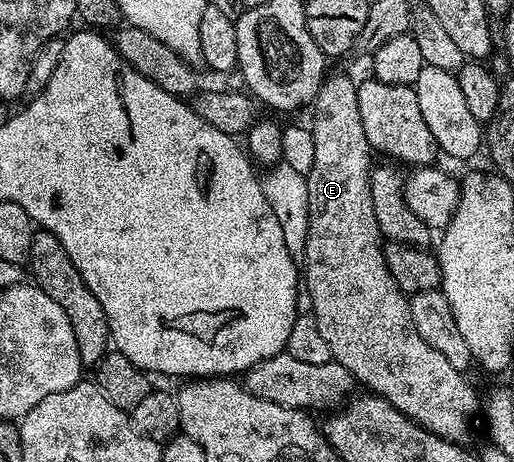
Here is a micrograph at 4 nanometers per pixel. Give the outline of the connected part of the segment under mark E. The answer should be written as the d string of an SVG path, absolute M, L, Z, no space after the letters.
M336 73L325 76L324 81L320 84L320 89L316 93L315 101L311 102L312 122L310 128L314 139L314 165L307 173L308 179L308 198L310 199L310 223L308 224L308 234L306 235L306 247L304 248L304 259L302 262L302 283L306 287L310 287L310 299L312 300L312 318L318 323L318 332L322 334L322 339L326 339L326 344L330 346L332 352L332 360L337 361L342 367L346 367L346 371L350 371L350 375L357 382L364 384L365 390L371 391L376 396L386 399L395 407L402 415L406 415L410 420L421 425L423 429L429 429L434 435L438 435L442 439L452 441L455 445L467 446L468 440L472 437L472 424L478 421L478 414L482 409L482 401L476 397L476 389L467 381L465 374L455 369L453 364L445 359L439 351L434 351L434 347L430 347L430 343L426 343L426 339L422 339L422 335L418 335L418 327L414 327L414 319L410 315L410 307L408 306L409 298L398 287L398 283L394 283L394 275L390 275L390 271L386 267L386 259L384 258L384 246L382 244L382 234L378 227L378 219L374 215L374 203L370 195L370 175L374 168L374 150L371 143L366 139L366 131L362 128L362 114L358 112L358 91L356 90L357 82L351 81L344 73Z

